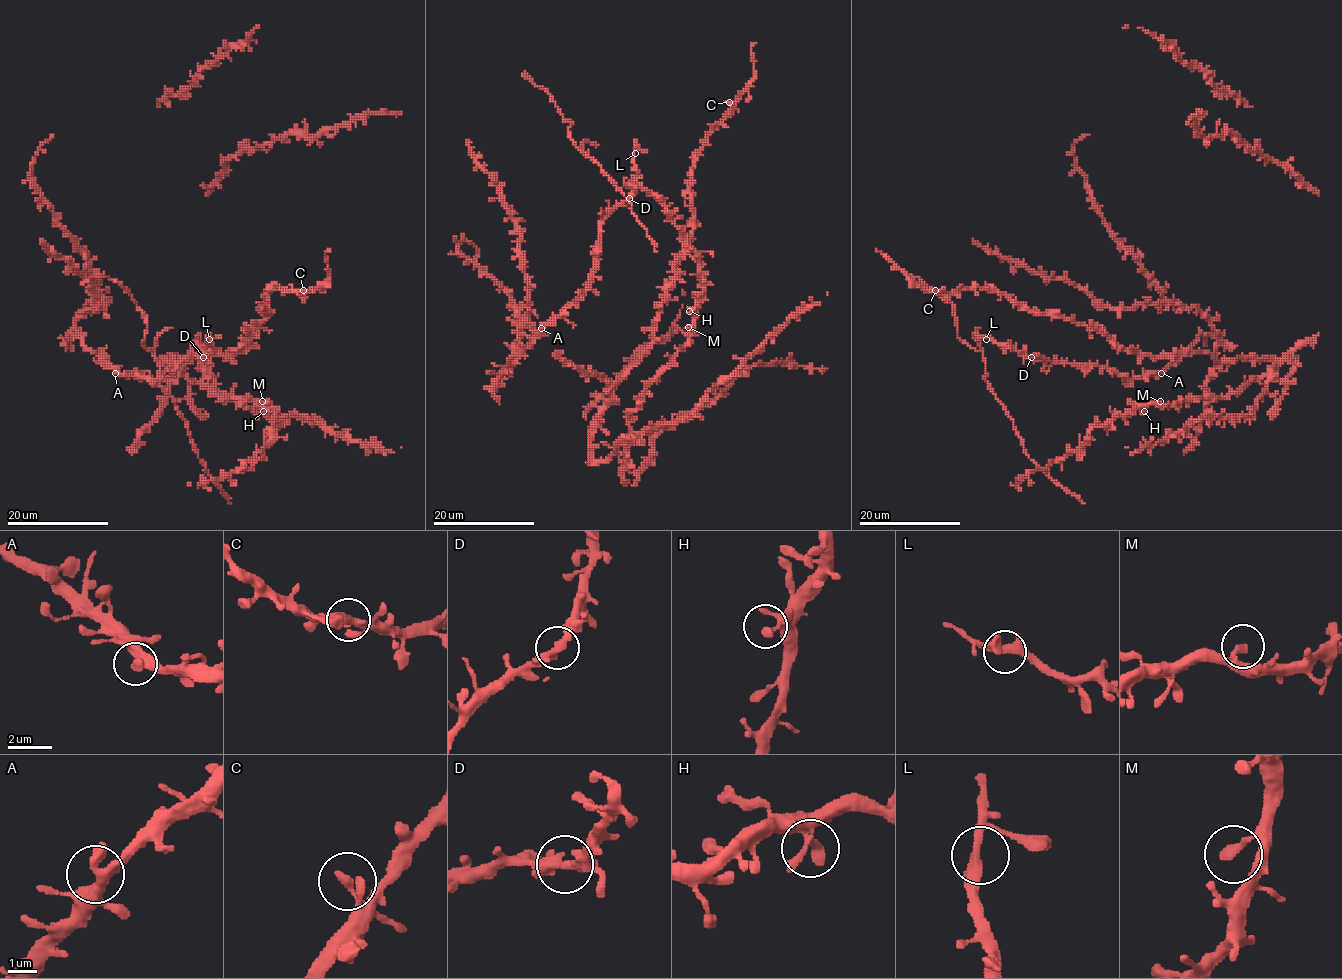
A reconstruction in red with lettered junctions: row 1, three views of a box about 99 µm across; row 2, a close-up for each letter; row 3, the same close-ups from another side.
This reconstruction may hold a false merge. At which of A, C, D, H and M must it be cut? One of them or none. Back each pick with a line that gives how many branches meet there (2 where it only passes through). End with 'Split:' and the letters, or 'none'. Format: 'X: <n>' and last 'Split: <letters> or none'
D: 2
Split: D

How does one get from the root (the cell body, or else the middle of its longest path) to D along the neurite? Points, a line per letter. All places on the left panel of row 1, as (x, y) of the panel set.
D: (118, 370), (122, 374), (139, 374), (155, 379), (174, 363), (202, 356)

